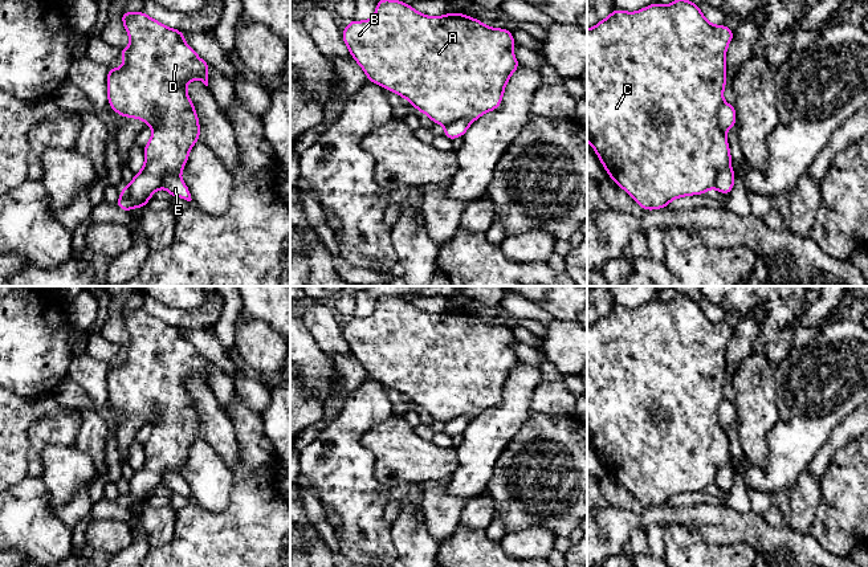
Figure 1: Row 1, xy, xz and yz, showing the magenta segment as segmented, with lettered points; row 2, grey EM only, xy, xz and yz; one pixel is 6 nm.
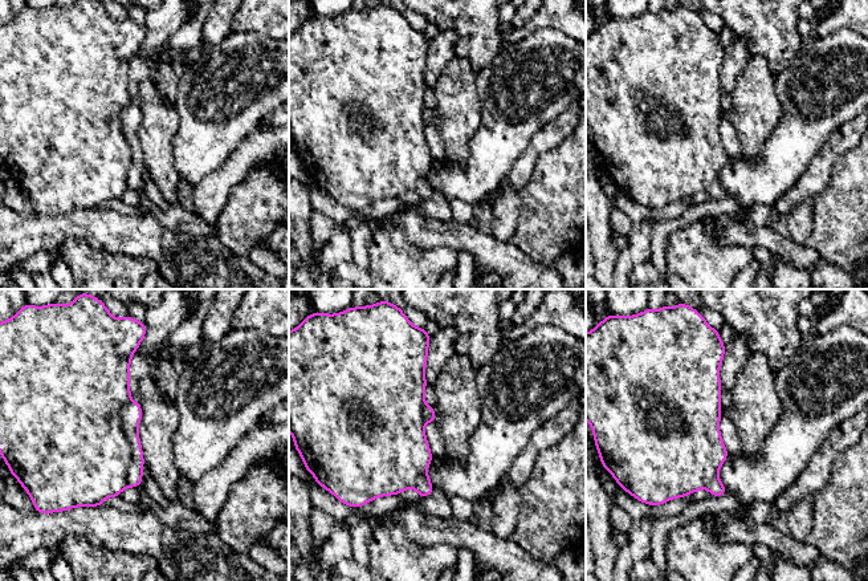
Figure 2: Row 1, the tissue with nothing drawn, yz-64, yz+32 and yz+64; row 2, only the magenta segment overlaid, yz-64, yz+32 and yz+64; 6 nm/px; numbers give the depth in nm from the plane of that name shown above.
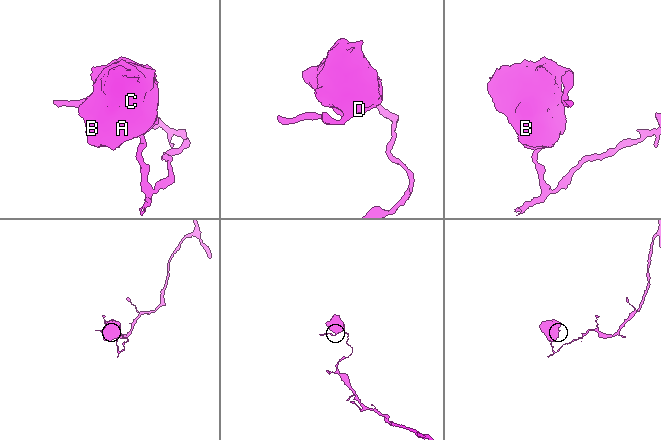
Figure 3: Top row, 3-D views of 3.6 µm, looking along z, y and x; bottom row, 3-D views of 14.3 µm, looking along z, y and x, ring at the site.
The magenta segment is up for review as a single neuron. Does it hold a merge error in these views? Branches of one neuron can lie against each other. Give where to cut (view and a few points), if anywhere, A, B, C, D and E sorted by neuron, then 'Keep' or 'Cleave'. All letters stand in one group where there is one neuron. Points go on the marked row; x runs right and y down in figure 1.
Split along xz (476, 117), (461, 117), (445, 127). Groups: A B C D / E. Cleave

